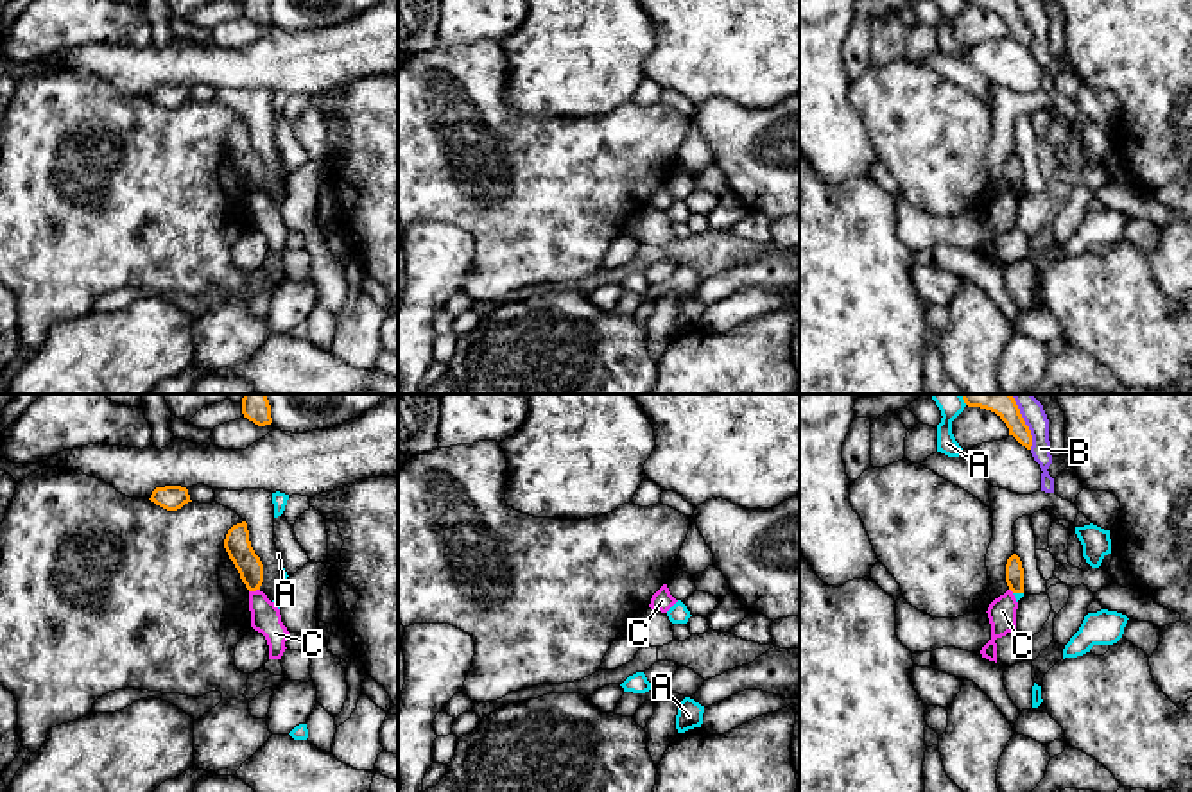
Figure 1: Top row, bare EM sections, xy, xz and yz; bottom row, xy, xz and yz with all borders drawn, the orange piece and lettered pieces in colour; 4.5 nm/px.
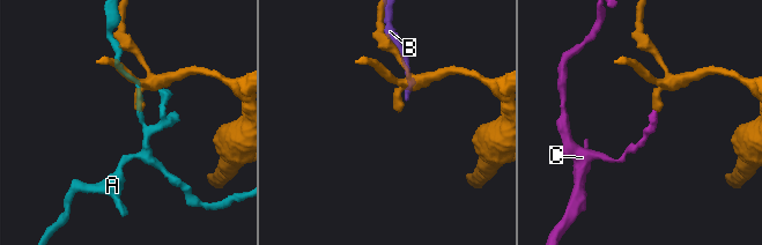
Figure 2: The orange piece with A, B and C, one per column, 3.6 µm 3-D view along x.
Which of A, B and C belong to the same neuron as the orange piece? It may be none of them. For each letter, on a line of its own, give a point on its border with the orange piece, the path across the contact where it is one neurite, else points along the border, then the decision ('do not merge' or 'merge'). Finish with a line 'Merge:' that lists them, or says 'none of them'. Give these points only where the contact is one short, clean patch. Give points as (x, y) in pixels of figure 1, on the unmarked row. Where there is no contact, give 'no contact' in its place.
A: yz (1019, 190) | do not merge
B: yz (1026, 24) | do not merge
C: xy (253, 189) | along xy (259, 187), (250, 190) | do not merge
Merge: none of them

